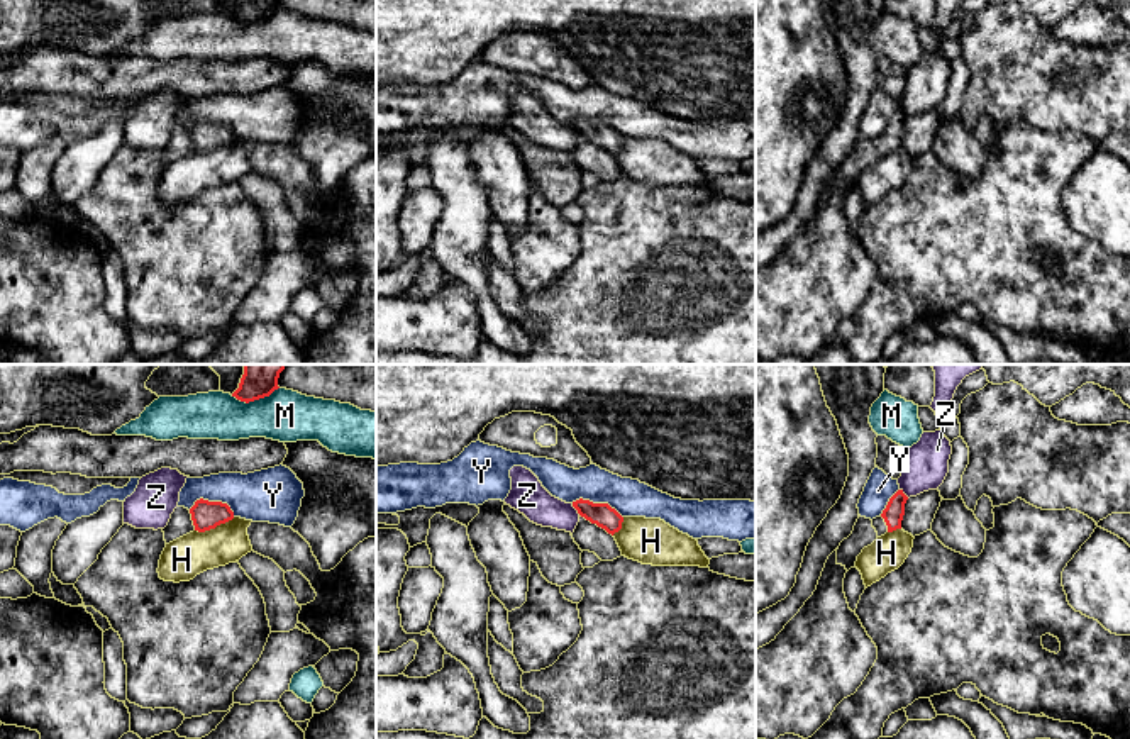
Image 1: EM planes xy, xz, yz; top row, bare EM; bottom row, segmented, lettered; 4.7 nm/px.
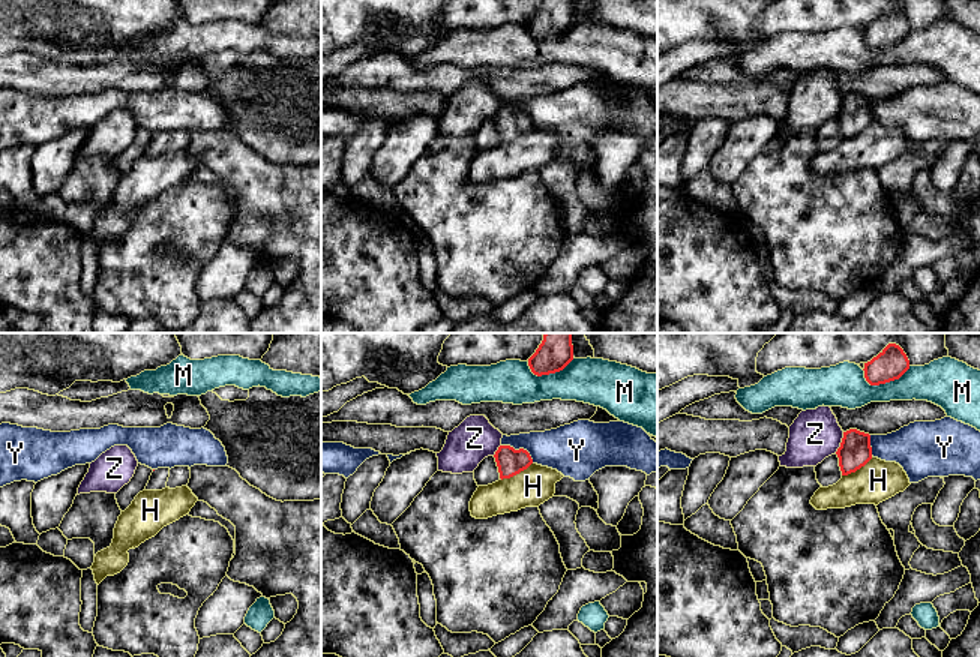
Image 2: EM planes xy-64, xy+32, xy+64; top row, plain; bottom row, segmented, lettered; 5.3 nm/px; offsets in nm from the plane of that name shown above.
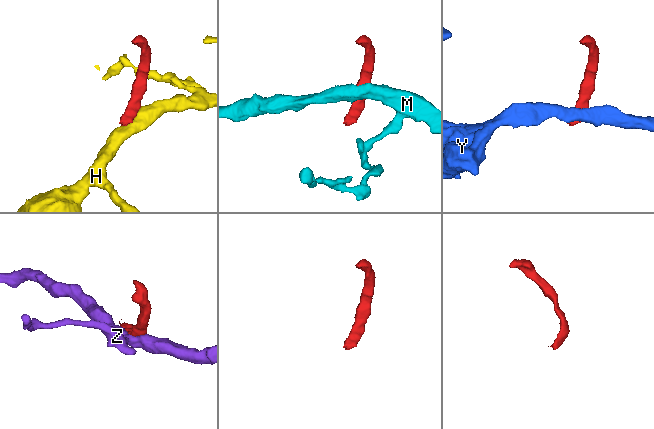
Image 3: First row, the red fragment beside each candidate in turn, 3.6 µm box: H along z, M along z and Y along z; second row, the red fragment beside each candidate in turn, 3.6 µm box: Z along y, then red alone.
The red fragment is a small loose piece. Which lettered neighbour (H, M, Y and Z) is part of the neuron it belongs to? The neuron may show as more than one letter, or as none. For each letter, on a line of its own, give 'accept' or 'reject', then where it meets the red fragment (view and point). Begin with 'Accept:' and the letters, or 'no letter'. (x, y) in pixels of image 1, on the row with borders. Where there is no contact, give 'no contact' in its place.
Accept: no letter
H: reject; meets red in xy at (214, 527)
M: reject; meets red in xy at (254, 399)
Y: reject; meets red in xy at (214, 502)
Z: reject; meets red in xz at (575, 507)

